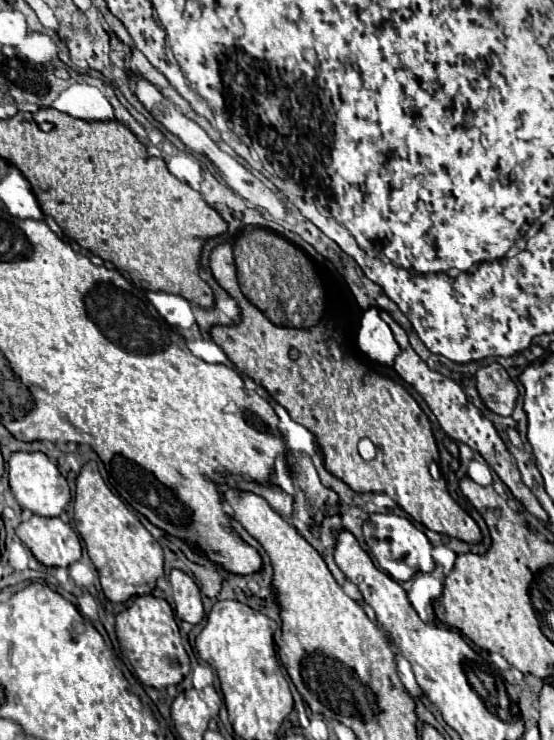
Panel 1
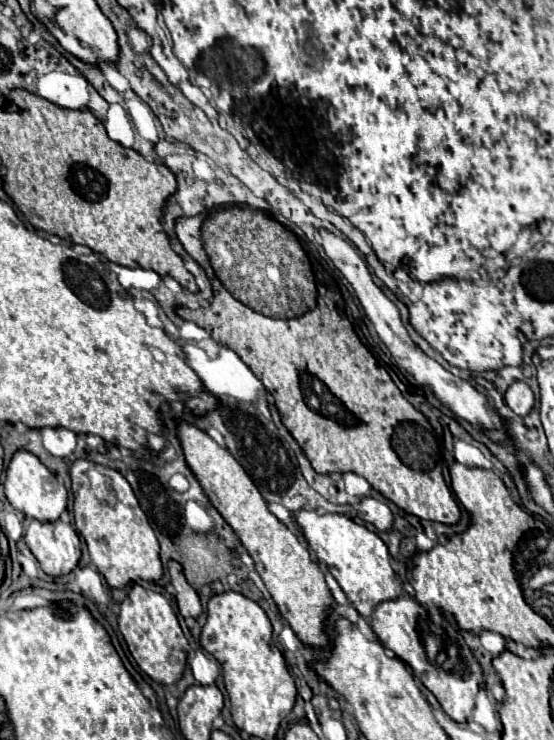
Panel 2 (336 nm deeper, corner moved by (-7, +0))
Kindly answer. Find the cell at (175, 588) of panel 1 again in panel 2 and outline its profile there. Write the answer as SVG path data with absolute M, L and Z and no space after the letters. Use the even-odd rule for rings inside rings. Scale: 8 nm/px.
M176 561L168 563L168 571L172 577L172 586L175 592L175 600L178 605L178 611L182 617L198 617L202 613L202 603L198 593L188 585L182 573L182 565Z

